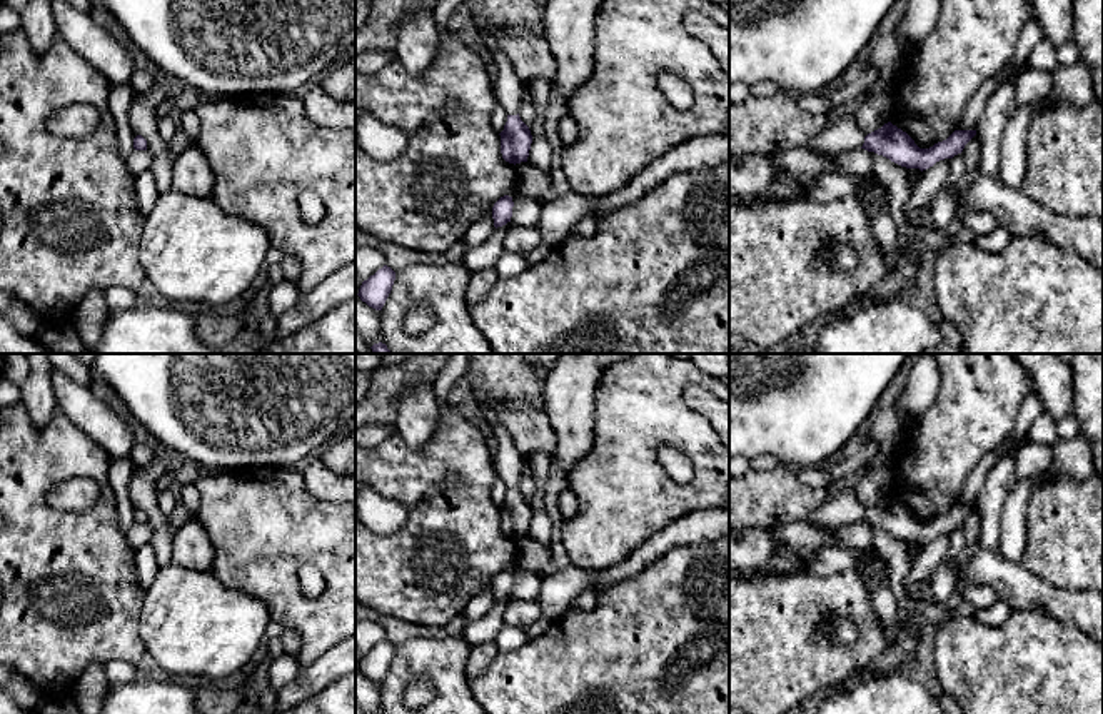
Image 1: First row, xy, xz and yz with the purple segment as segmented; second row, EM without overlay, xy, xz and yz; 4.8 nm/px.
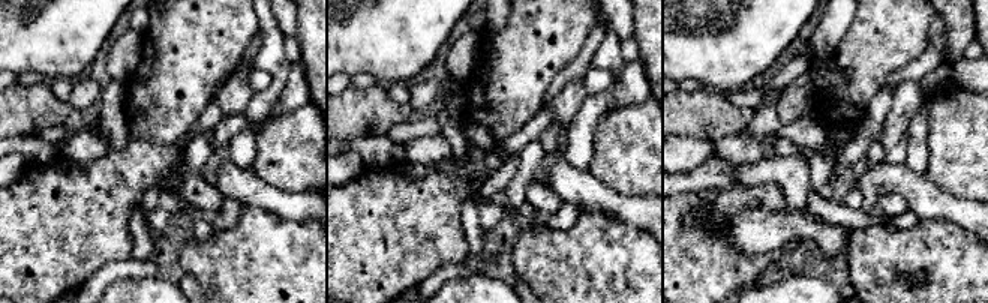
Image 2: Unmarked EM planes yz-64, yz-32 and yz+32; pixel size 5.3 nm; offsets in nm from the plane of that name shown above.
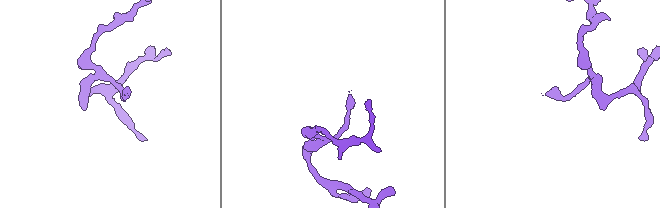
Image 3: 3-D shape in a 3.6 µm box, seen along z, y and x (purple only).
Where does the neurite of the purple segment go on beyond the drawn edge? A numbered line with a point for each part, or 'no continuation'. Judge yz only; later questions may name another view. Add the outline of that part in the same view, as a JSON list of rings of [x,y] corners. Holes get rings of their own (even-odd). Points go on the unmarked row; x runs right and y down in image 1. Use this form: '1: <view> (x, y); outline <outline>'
1: yz (843, 507); outline [[[849,482],[844,487],[833,490],[828,502],[813,510],[804,522],[816,527],[838,527],[861,522],[864,510],[866,509],[856,497],[854,484]]]

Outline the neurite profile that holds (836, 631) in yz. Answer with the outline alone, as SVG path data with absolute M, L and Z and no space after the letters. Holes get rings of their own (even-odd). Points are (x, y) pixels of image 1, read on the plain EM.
M828 617L819 624L818 634L831 644L853 644L859 636L859 629L851 621Z

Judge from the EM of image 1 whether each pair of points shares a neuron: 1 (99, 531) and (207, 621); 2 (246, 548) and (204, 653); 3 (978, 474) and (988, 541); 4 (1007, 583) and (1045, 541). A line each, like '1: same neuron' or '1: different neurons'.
1: different neurons
2: different neurons
3: different neurons
4: different neurons

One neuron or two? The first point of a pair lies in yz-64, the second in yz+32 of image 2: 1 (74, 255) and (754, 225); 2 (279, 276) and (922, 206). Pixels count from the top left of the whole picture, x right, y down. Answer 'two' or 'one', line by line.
1: two
2: two

